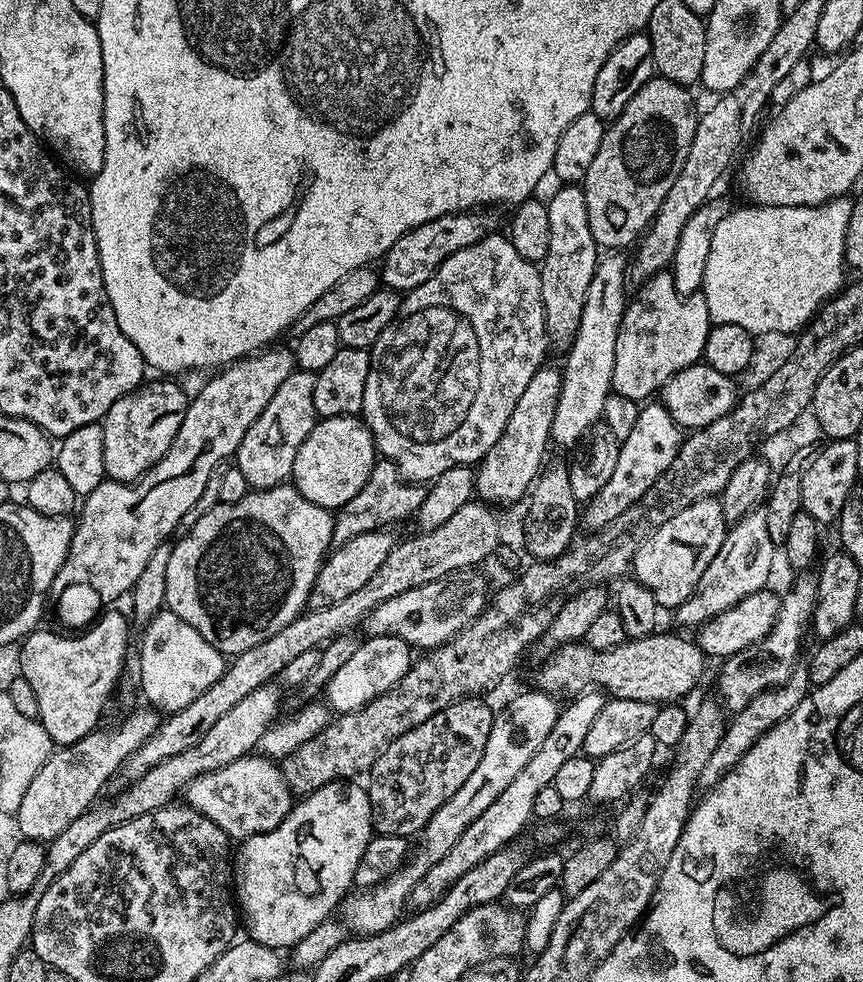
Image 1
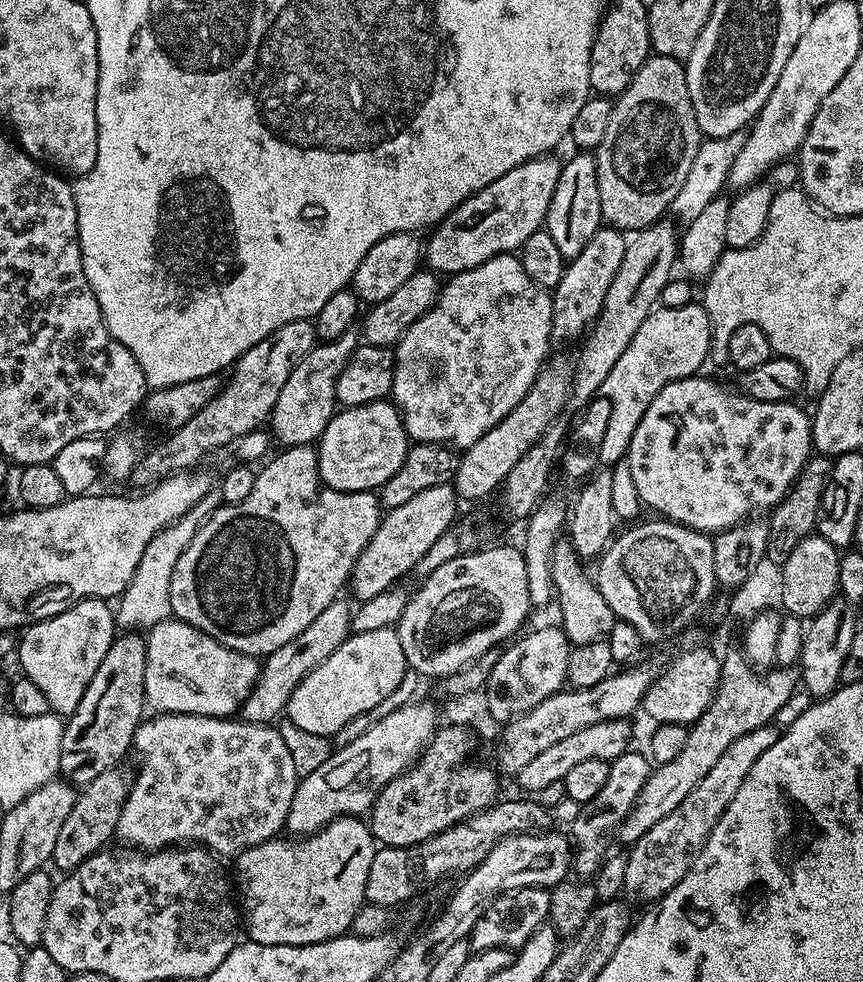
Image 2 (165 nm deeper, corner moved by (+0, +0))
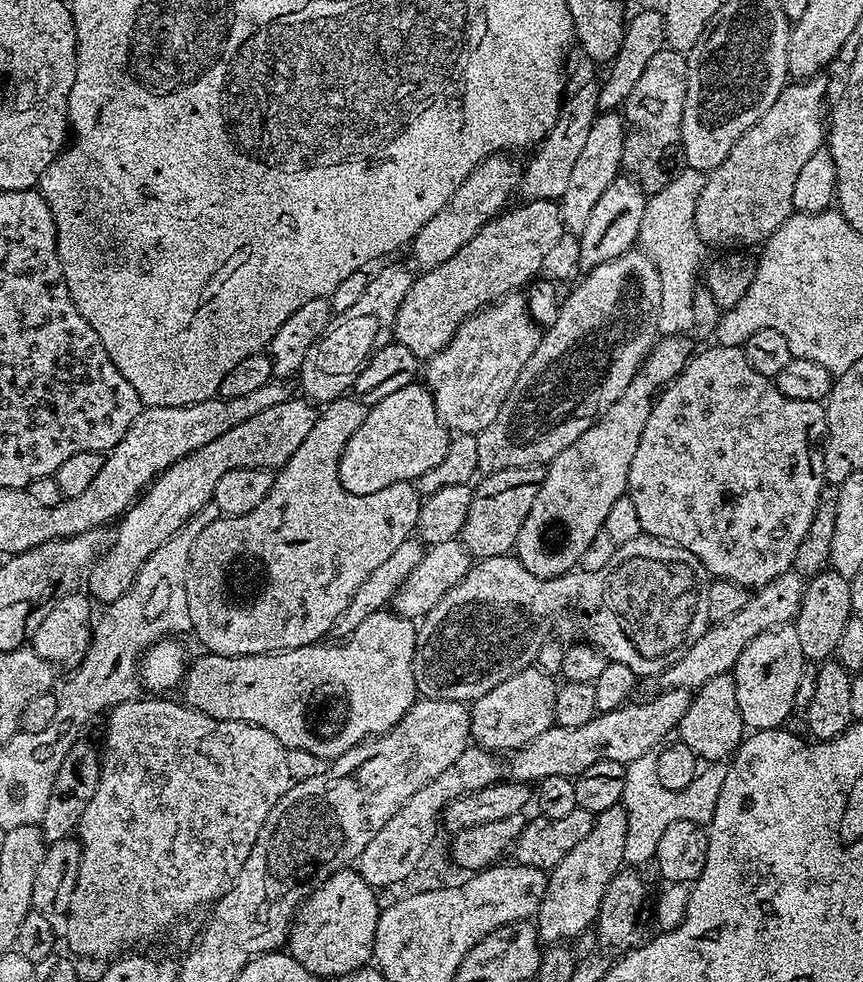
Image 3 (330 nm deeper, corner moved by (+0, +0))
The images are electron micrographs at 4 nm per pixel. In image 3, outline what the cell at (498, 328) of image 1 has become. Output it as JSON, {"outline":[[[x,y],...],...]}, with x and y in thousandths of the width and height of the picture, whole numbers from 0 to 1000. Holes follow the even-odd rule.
{"outline":[[[601,296],[581,301],[539,324],[519,351],[495,364],[489,379],[516,433],[530,441],[548,442],[568,434],[577,426],[577,418],[582,418],[582,409],[586,409],[600,381],[605,381],[605,373],[623,356],[627,341],[627,331],[612,319],[612,307]]]}

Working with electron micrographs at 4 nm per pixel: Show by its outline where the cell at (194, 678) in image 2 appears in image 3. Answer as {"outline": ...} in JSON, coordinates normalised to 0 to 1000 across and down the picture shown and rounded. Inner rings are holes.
{"outline":[[[441,621],[429,625],[429,629],[424,629],[422,633],[416,634],[415,640],[401,650],[395,651],[393,654],[385,654],[389,656],[367,654],[345,658],[344,660],[328,660],[324,664],[300,664],[289,668],[258,668],[251,664],[241,664],[235,666],[236,668],[229,669],[228,672],[226,669],[217,677],[211,693],[211,702],[213,701],[211,713],[219,721],[227,721],[231,725],[238,725],[254,733],[283,733],[286,737],[298,737],[300,741],[307,741],[313,747],[321,749],[330,763],[346,762],[353,756],[362,756],[357,754],[385,754],[388,749],[394,760],[416,758],[418,754],[428,753],[441,745],[448,745],[451,741],[455,741],[460,734],[468,729],[474,719],[481,717],[484,712],[484,702],[480,690],[482,641],[483,636],[476,630],[463,627],[462,624],[455,621]]]}

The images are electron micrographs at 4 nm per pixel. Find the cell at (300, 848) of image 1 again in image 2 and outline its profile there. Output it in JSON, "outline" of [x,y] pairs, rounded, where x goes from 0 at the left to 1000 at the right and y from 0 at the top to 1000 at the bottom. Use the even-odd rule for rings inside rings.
{"outline":[[[390,831],[389,834],[384,835],[378,842],[372,843],[371,846],[362,851],[329,854],[316,853],[309,855],[299,862],[286,864],[285,867],[272,873],[273,892],[271,888],[271,896],[276,901],[277,915],[280,918],[280,941],[285,946],[286,956],[293,961],[367,961],[374,957],[385,957],[389,953],[400,952],[407,946],[410,939],[410,931],[415,931],[415,927],[424,920],[422,915],[424,910],[424,890],[429,890],[429,878],[433,878],[433,870],[438,863],[436,856],[431,853],[430,842],[415,831]]]}

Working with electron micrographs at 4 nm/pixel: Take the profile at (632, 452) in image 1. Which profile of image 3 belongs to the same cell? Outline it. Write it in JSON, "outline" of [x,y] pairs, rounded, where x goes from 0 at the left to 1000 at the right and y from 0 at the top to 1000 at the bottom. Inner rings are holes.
{"outline":[[[840,350],[824,353],[817,358],[808,357],[787,383],[761,402],[753,418],[753,426],[749,426],[749,438],[744,438],[744,446],[739,446],[739,458],[735,458],[735,470],[730,470],[725,504],[730,507],[730,511],[735,511],[743,543],[759,544],[781,554],[788,554],[795,560],[803,562],[826,588],[849,591],[862,599],[875,601],[890,595],[902,585],[918,578],[925,552],[929,552],[934,540],[939,538],[939,532],[942,531],[948,507],[957,496],[952,453],[959,438],[959,422],[956,412],[949,407],[911,405],[911,401],[902,397],[899,390],[891,384],[878,381],[878,377],[874,377],[874,373],[864,369],[861,353],[852,354]]]}

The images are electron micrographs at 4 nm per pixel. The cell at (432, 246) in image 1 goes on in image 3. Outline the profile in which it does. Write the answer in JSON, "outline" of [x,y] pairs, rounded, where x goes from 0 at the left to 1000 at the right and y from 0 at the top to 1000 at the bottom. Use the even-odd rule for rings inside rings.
{"outline":[[[681,81],[672,86],[667,91],[657,95],[649,111],[649,119],[642,124],[642,128],[620,148],[616,160],[612,167],[606,168],[600,196],[604,201],[613,204],[642,204],[648,205],[651,198],[656,198],[656,188],[660,186],[660,176],[665,173],[665,165],[670,163],[670,156],[674,154],[674,148],[684,136],[684,128],[688,128],[693,115],[693,96],[695,86],[692,82]]]}

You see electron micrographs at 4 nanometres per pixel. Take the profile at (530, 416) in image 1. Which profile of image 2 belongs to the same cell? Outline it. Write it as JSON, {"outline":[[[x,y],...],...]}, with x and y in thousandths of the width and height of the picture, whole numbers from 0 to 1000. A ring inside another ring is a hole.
{"outline":[[[698,230],[679,246],[674,259],[670,263],[657,266],[651,287],[638,294],[640,302],[640,350],[654,350],[657,346],[667,346],[678,341],[679,335],[691,328],[692,322],[700,314],[702,295],[707,295],[707,287],[711,287],[711,279],[716,279],[716,271],[721,271],[721,261],[728,254],[724,237],[717,232]]]}

